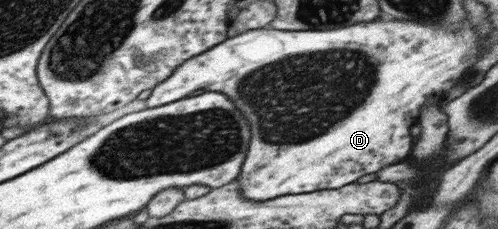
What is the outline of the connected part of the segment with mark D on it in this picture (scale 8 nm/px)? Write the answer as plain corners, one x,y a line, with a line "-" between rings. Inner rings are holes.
371,21
367,25
351,25
351,27
343,27
343,29
325,29
325,31
283,31
281,29
252,29
236,35
235,39
227,39
214,48
207,50
201,57
193,57
187,60
187,65
181,64
179,73
175,73
175,77
169,77
167,81
163,81
163,85
157,85
157,89
146,99
146,108
155,109
163,105
169,105
191,96
196,96
199,89
203,91
221,91
229,95
239,109
243,109
243,113
247,113
247,117
251,117
251,129
255,129
253,133
253,141
251,141
251,153
247,155
247,165
243,167
243,177
239,177
241,185
243,185
243,197
253,199
253,201
269,201
269,199
277,199
281,195
293,195
293,193
311,193
317,189
339,189
343,185
355,182
361,175
367,173
375,173
377,169
389,165
389,163
397,163
401,157
405,157
411,149
411,137
409,137
409,127
411,123
415,123
415,111
423,107
425,101
431,100
431,91
435,97
444,97
447,89
453,85
453,81
475,61
479,60
481,49
477,49
477,45
481,43
481,39
477,37
477,33
473,29
469,29
467,21
461,29
451,31
451,29
443,29
437,25
421,25
421,23
411,23
411,21

